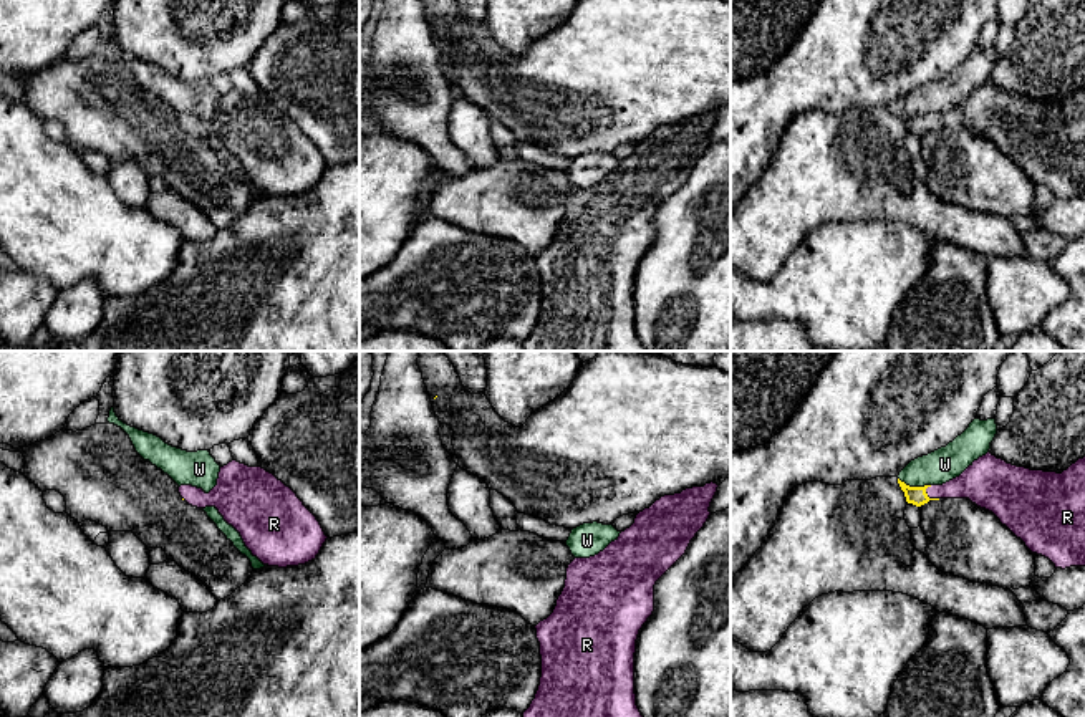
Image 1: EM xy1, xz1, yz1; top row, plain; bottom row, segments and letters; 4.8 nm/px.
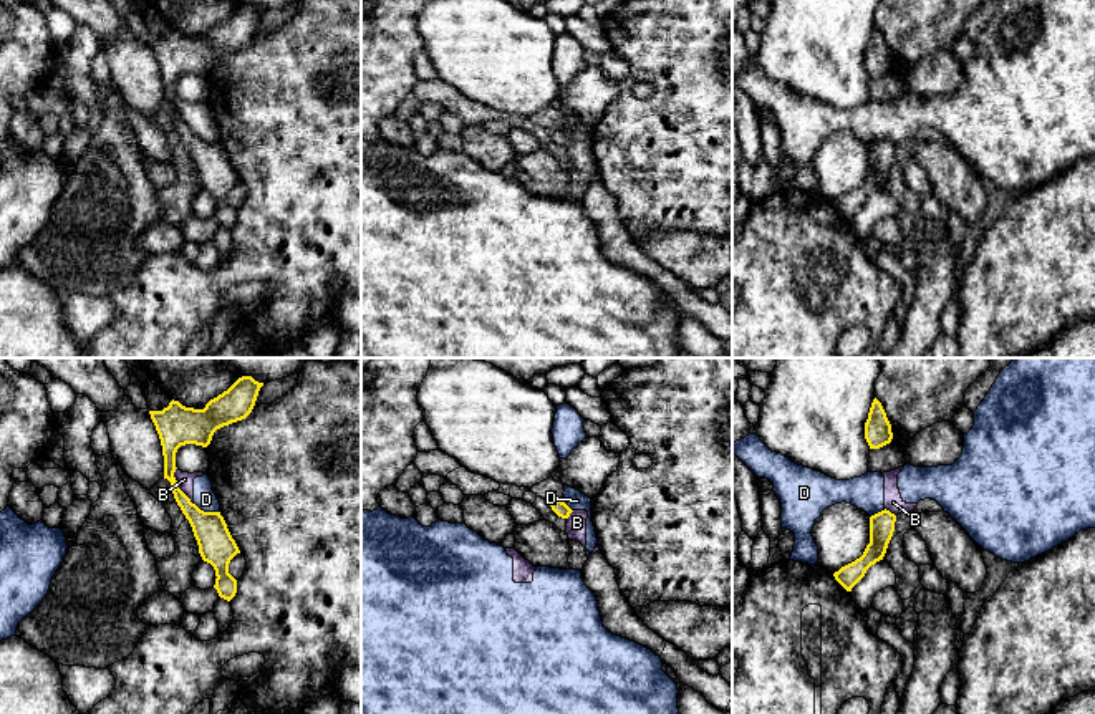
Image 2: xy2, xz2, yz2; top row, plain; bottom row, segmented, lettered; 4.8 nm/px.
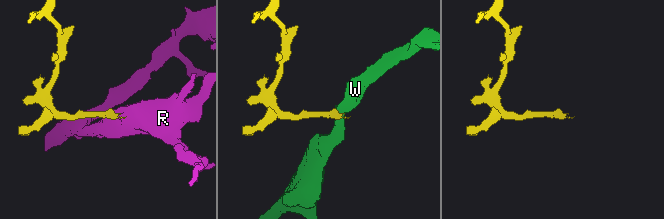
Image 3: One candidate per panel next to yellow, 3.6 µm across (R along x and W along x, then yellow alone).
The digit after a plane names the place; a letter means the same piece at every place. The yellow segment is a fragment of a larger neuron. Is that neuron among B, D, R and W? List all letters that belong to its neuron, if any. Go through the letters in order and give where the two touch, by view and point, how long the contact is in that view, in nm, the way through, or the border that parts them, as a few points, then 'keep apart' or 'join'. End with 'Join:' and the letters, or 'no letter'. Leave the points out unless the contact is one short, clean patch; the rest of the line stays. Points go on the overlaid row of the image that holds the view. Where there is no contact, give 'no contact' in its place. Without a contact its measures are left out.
B: xy2 (178, 486) | 200 nm | along xy2 (176, 467), (176, 484), (192, 504) | keep apart
D: xy2 (207, 512) | 140 nm | along xy2 (194, 502), (204, 511), (219, 512) | keep apart
R: yz1 (926, 495) | 90 nm | across yz1 (916, 495), (926, 495), (976, 482) | join
W: yz1 (915, 487) | 170 nm | along yz1 (898, 477), (910, 486), (930, 486) | keep apart
Join: R

